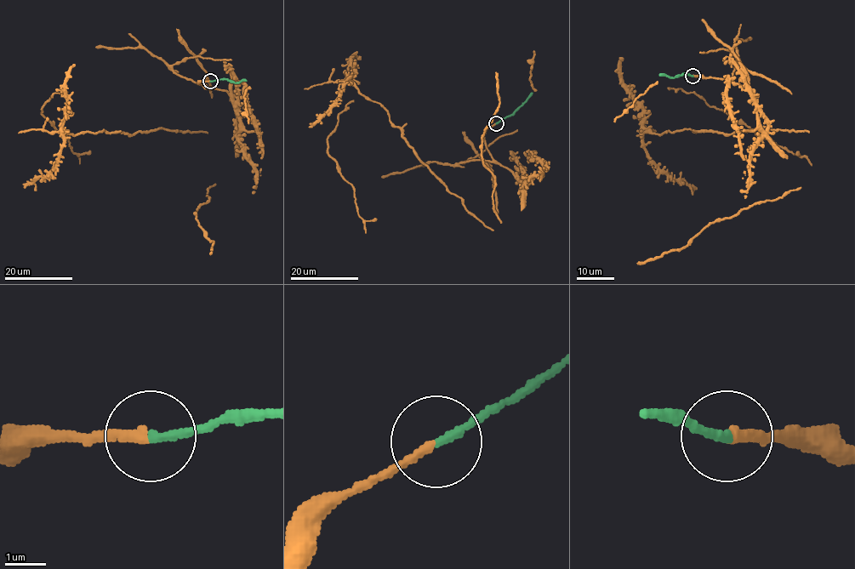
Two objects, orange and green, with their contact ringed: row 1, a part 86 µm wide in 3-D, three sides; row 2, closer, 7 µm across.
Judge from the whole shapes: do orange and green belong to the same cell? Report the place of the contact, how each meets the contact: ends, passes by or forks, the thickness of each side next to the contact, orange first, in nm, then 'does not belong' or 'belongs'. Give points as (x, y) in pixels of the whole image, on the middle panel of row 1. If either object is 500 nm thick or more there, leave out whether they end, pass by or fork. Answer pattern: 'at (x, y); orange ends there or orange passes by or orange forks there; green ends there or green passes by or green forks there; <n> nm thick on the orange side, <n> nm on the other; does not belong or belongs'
at (496, 123); orange ends there; green ends there; 240 nm thick on the orange side, 200 nm on the other; belongs

